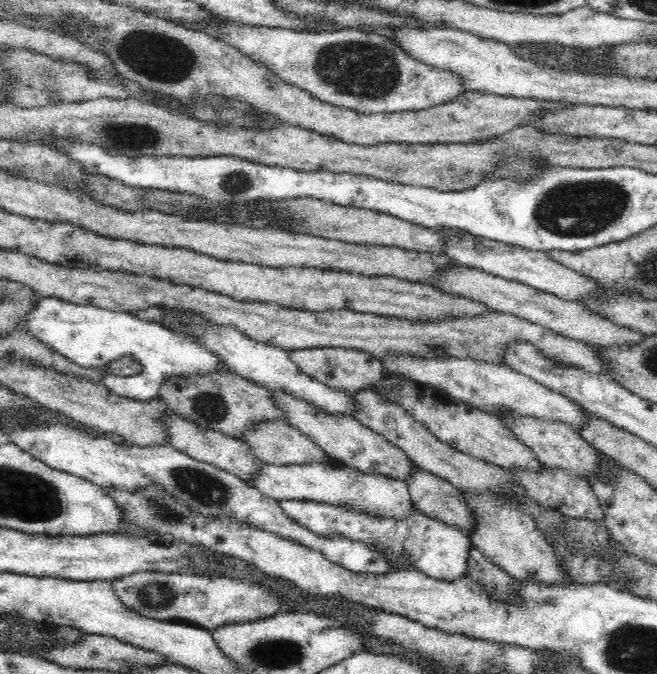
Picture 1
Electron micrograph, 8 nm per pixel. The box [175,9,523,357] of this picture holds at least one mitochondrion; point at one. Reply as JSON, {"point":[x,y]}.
{"point":[366,71]}

